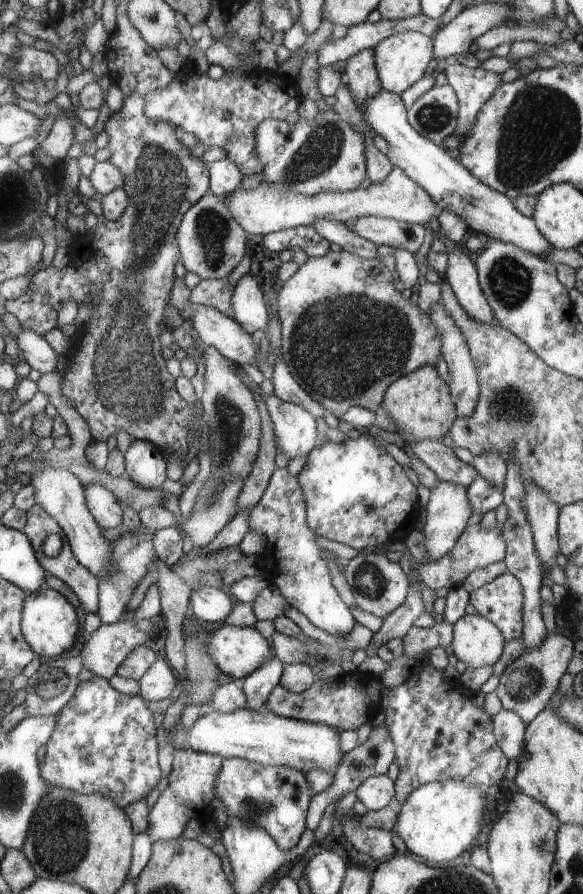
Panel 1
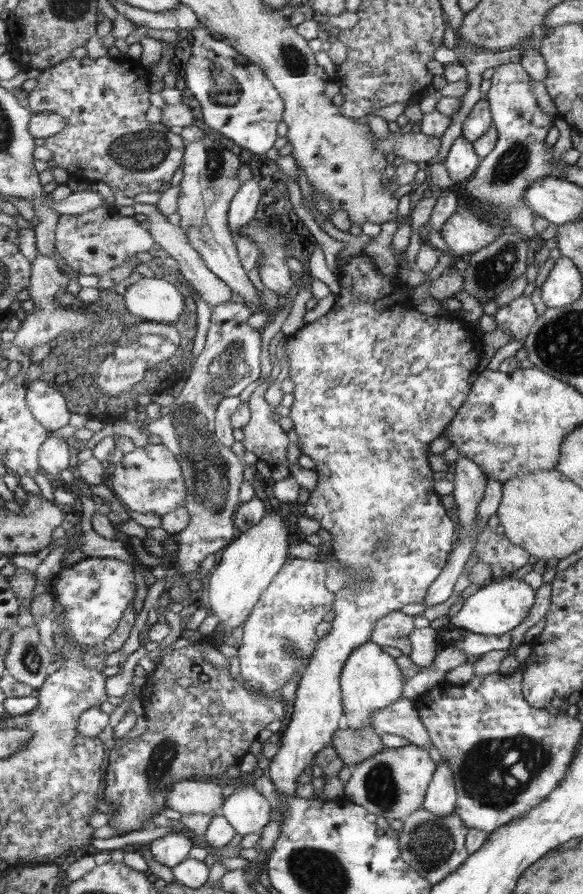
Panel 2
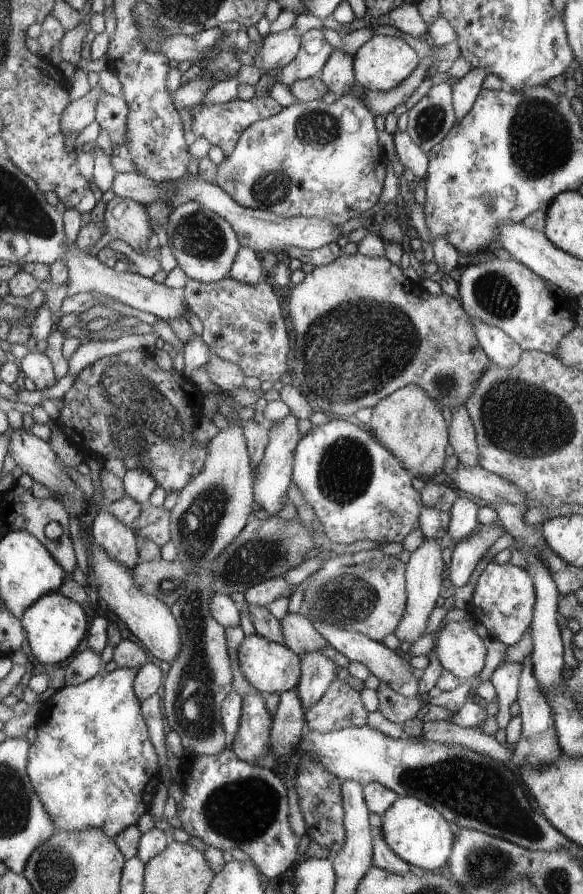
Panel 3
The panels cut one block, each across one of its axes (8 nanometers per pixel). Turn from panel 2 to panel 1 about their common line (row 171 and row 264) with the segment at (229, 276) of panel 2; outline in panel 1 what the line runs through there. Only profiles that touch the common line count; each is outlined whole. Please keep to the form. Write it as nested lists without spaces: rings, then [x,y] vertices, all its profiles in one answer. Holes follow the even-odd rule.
[[[212,194],[204,195],[186,211],[177,237],[181,245],[182,264],[187,272],[200,276],[200,280],[226,280],[247,251],[244,229],[232,218],[225,199]]]

